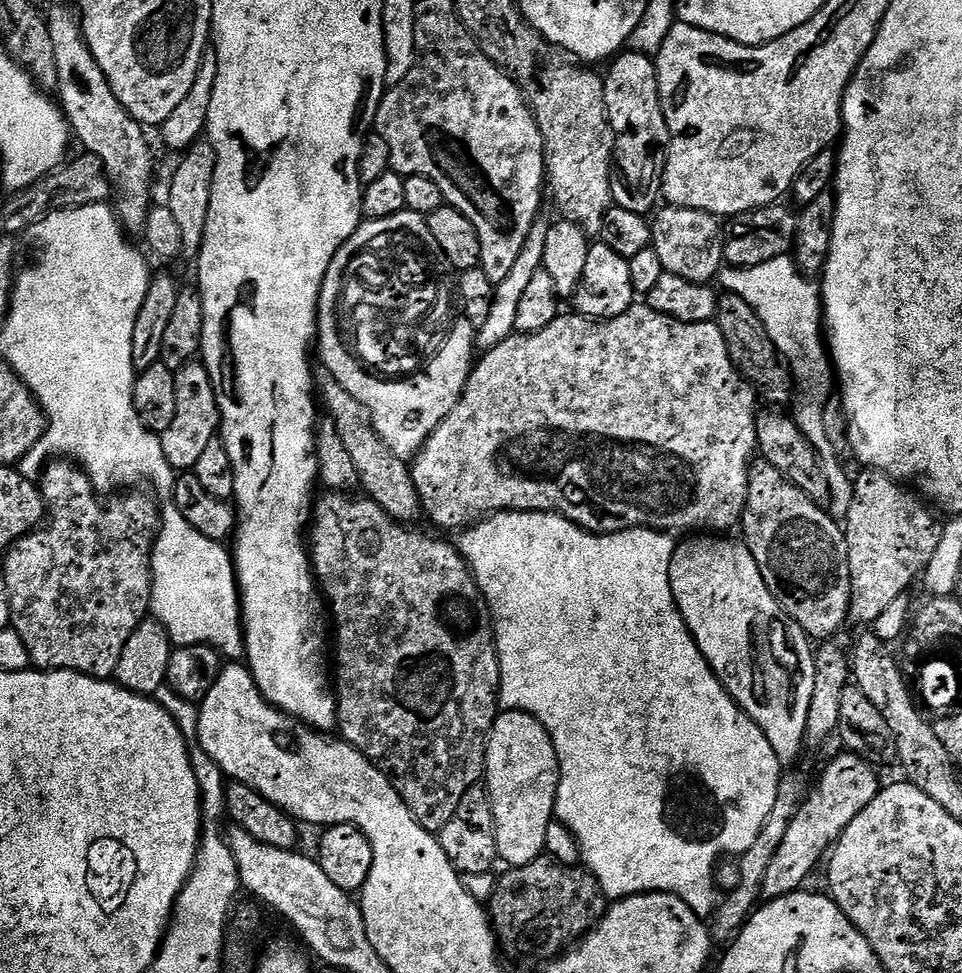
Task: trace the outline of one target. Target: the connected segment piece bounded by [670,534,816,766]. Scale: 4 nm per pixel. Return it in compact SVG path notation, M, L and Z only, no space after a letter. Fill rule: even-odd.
M696 534L691 538L681 539L677 543L670 562L670 590L674 594L674 602L694 638L698 650L702 650L706 662L712 667L714 674L723 682L724 689L732 695L732 701L759 726L762 734L766 734L766 742L770 742L770 746L776 757L780 759L781 765L792 766L792 763L803 752L806 752L806 714L810 714L810 694L814 694L814 666L816 665L814 648L810 643L809 636L784 613L782 606L774 598L774 594L770 594L770 590L762 578L762 570L758 570L758 562L754 562L754 554L750 554L750 550L739 539L724 539L728 538L721 538L716 534Z

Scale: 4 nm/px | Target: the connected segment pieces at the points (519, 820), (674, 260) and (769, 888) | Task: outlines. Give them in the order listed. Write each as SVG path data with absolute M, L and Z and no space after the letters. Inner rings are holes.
M501 711L488 734L484 770L494 810L497 857L503 863L505 860L508 868L526 866L545 855L546 826L556 814L560 763L554 742L538 718L525 712Z
M664 206L651 221L652 249L658 254L665 272L678 274L690 282L712 284L720 275L724 262L724 228L717 217L693 208ZM660 212L660 213L659 213Z
M844 750L841 753L841 756L834 757L825 766L816 789L807 793L799 814L794 822L790 822L790 830L786 830L786 838L782 838L782 846L778 846L778 854L774 854L774 859L766 870L766 879L762 881L760 894L765 901L777 900L792 892L801 891L805 887L804 879L819 864L821 867L826 853L844 833L846 826L850 826L856 815L866 810L866 806L870 806L870 802L874 802L879 794L882 781L876 777L877 769L852 752Z

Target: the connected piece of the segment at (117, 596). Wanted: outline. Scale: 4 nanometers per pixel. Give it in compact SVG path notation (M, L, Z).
M64 458L53 459L43 469L38 487L46 505L46 523L21 540L15 540L2 556L10 626L22 638L29 661L37 669L77 672L111 681L123 647L150 612L152 548L160 530L161 509L158 504L156 508L157 501L147 491L140 492L144 490L128 490L101 498L83 468Z

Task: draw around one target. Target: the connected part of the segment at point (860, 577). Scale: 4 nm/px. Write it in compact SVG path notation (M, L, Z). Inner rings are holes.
M879 470L861 473L855 477L850 510L842 527L850 558L848 610L853 621L872 626L894 598L905 595L907 588L921 579L934 550L938 550L944 524L913 489L913 493L908 489L911 487Z

